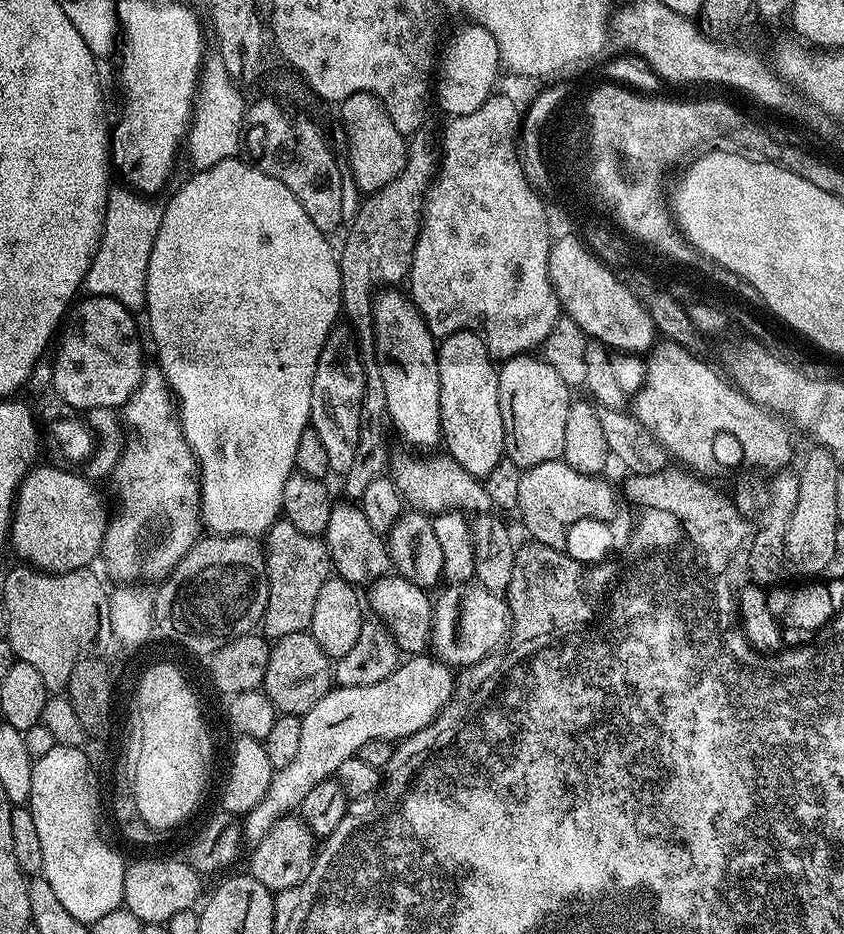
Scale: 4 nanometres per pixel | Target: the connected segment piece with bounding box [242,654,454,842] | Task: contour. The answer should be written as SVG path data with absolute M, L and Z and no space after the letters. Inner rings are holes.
M412 654L392 671L382 682L374 682L374 686L350 686L349 688L333 687L312 707L300 717L302 735L298 742L298 755L290 762L290 766L273 771L270 790L266 798L254 810L250 810L243 817L244 835L249 841L255 842L263 838L266 830L282 817L299 809L300 803L318 786L318 782L333 779L339 773L342 762L346 758L359 754L362 746L371 740L390 740L399 742L413 736L418 730L430 726L436 716L448 701L452 699L454 691L454 672L443 660L432 654Z

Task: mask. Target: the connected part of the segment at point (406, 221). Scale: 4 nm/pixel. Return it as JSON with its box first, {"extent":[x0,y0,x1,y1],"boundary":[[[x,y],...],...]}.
{"extent":[338,130,438,502],"boundary":[[[428,130],[411,133],[408,140],[408,157],[402,174],[394,178],[377,192],[371,193],[368,200],[356,212],[356,217],[347,225],[348,237],[344,249],[338,252],[342,294],[340,306],[342,316],[350,325],[356,338],[356,348],[360,352],[360,362],[364,371],[364,389],[360,421],[358,422],[358,451],[350,470],[343,473],[344,492],[349,501],[358,502],[366,494],[366,486],[374,478],[389,471],[388,459],[392,456],[394,429],[386,410],[386,390],[382,386],[382,370],[376,361],[376,335],[372,325],[372,301],[381,290],[391,289],[405,283],[408,269],[412,267],[413,248],[416,235],[420,232],[420,214],[424,204],[424,193],[438,166],[437,149],[432,149],[432,136]]]}

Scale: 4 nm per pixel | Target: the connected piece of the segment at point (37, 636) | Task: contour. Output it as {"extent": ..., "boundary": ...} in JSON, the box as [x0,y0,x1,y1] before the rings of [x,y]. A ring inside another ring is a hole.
{"extent":[4,566,112,694],"boundary":[[[23,566],[12,568],[4,576],[4,616],[8,619],[6,639],[12,647],[13,657],[22,662],[30,662],[34,670],[46,682],[49,693],[60,694],[74,674],[74,666],[85,659],[103,640],[112,640],[110,630],[109,589],[88,568],[79,568],[73,572],[46,572],[39,568]]]}

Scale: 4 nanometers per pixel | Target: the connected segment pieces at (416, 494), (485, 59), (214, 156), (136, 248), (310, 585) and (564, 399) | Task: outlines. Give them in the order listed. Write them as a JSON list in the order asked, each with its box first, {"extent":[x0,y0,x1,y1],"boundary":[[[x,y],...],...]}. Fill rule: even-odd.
[{"extent":[394,454,494,514],"boundary":[[[441,454],[428,460],[414,460],[408,456],[400,464],[400,473],[395,473],[394,479],[405,505],[417,512],[435,514],[463,509],[468,514],[488,514],[494,505],[490,494],[477,477],[472,476],[454,458]]]},{"extent":[434,22,500,117],"boundary":[[[467,22],[448,40],[448,45],[443,45],[442,51],[438,56],[438,71],[434,76],[434,104],[445,112],[445,117],[465,116],[466,114],[474,114],[474,110],[478,110],[478,106],[482,106],[482,102],[486,102],[488,97],[493,95],[494,89],[498,84],[500,74],[500,55],[498,54],[498,46],[494,42],[494,38],[490,34],[490,30],[486,30],[484,25],[475,22]]]},{"extent":[186,54,246,169],"boundary":[[[212,54],[204,61],[202,77],[197,89],[197,100],[192,112],[192,127],[188,129],[186,137],[186,156],[193,165],[193,169],[209,168],[218,166],[218,162],[226,162],[239,157],[242,152],[242,137],[246,132],[246,100],[240,97],[241,92],[237,85],[232,83],[228,76],[226,66],[219,54]]]},{"extent":[82,187,161,310],"boundary":[[[113,187],[109,191],[104,211],[104,233],[100,236],[100,245],[90,262],[82,288],[89,296],[109,296],[129,310],[140,310],[146,302],[146,270],[158,234],[161,209],[146,201],[149,199],[125,188]]]},{"extent":[262,518,330,642],"boundary":[[[280,518],[268,529],[264,550],[264,572],[268,575],[268,601],[262,621],[262,632],[275,642],[286,634],[298,634],[311,629],[314,618],[314,602],[318,602],[318,590],[330,575],[328,546],[318,536],[302,534],[298,526]]]},{"extent":[498,354,574,470],"boundary":[[[536,354],[512,356],[499,365],[498,371],[498,402],[502,410],[505,457],[521,470],[561,459],[566,414],[574,399],[568,384],[562,382],[562,374],[558,374],[547,359],[540,357],[539,360]]]}]

